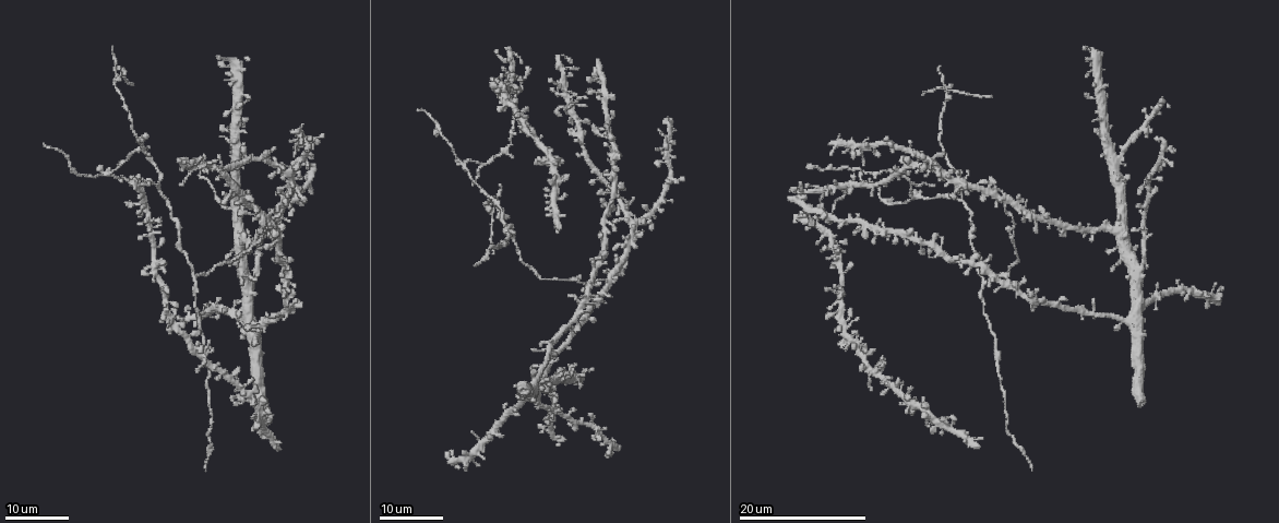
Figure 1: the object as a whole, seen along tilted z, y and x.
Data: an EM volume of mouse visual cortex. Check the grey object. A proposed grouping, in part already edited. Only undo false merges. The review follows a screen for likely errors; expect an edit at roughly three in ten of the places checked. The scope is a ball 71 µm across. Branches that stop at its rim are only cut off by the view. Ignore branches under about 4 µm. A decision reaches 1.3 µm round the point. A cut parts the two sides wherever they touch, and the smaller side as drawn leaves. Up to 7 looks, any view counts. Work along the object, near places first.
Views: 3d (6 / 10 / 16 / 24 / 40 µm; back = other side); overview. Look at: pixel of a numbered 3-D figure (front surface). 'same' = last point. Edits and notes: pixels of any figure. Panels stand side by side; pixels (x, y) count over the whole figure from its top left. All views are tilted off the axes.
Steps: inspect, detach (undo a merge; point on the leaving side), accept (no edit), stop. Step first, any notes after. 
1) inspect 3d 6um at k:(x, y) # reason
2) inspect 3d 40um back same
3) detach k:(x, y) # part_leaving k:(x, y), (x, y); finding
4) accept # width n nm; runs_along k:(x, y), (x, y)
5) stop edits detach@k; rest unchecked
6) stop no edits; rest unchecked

inspect 3d 16um at 1:(488, 207) # looks like a crossing

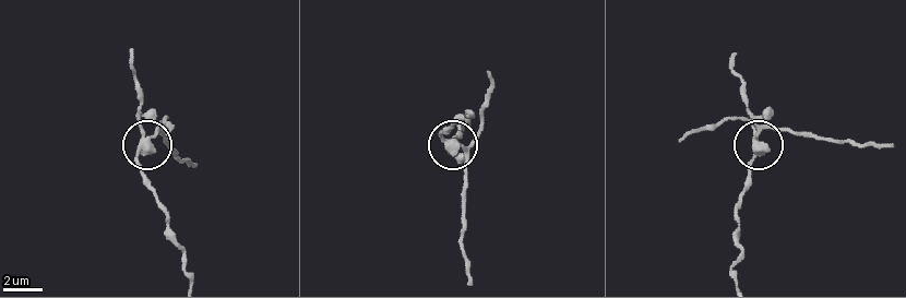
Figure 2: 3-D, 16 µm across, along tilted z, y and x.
inspect 3d 10um at 2:(759, 141)

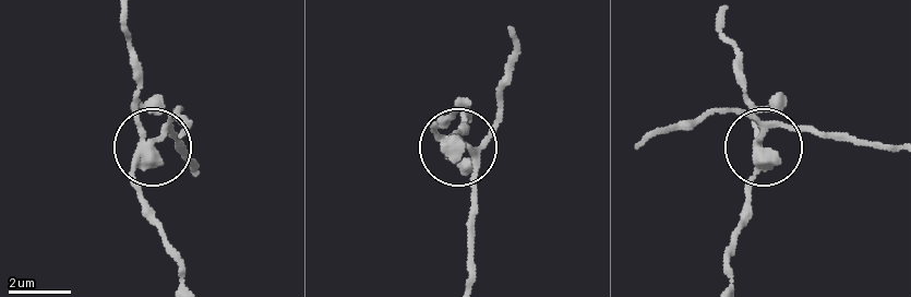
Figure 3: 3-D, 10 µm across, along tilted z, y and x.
inspect 3d 6um at 3:(152, 145)

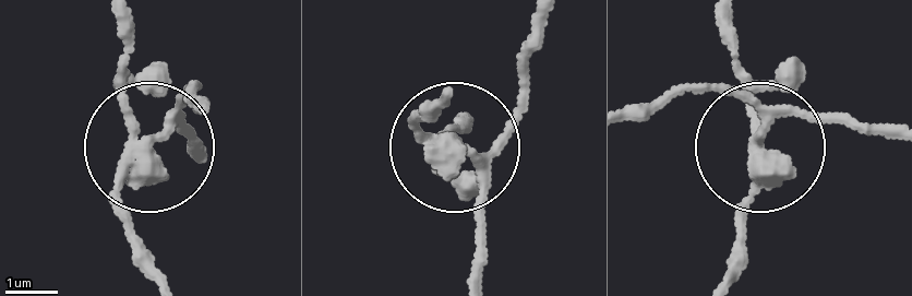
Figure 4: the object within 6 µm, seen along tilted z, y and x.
detach 4:(179, 131) # width 320 nm; part_leaving 4:(146, 149), (178, 119), (196, 142); two neurons meet here

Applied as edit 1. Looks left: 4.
inspect 3d 24um at 1:(917, 195) # four or more arms meet

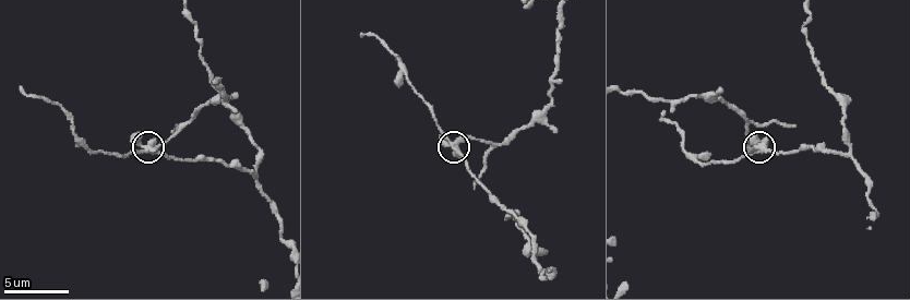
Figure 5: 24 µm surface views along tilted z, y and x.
inspect 3d 6um at 5:(454, 141)

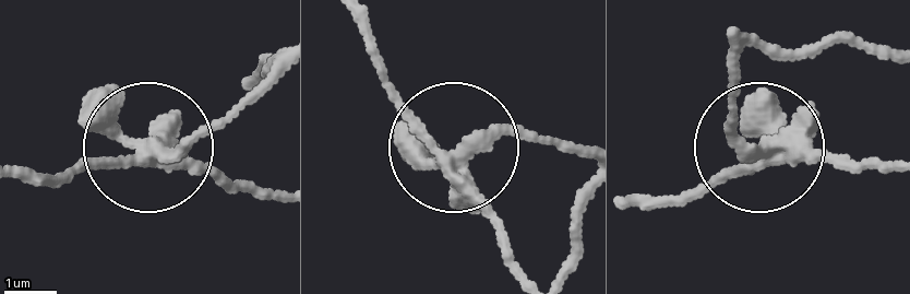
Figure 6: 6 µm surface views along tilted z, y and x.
detach 6:(216, 127) # part_leaving 6:(152, 154), (218, 128), (271, 84); a second neuron is stuck on

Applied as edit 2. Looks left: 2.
stop edits detach@4, detach@6; rest unchecked

